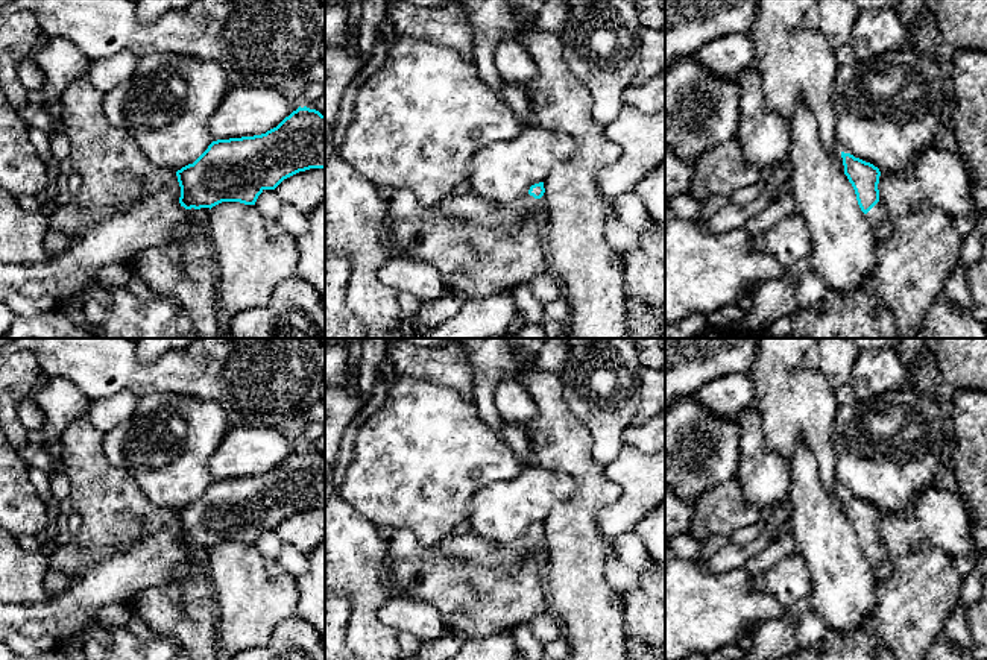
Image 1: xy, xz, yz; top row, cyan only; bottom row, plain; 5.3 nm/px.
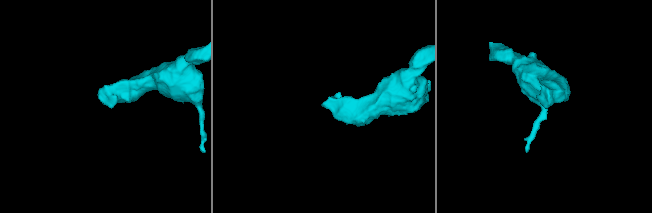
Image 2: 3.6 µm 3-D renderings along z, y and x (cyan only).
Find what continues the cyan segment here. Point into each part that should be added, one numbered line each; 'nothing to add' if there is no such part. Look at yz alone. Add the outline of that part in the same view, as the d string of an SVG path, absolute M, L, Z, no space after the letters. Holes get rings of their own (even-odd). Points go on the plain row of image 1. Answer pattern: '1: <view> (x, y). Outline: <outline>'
1: yz (878, 556). Outline: M881 540L866 554L866 557L875 570L876 581L885 580L891 574L893 564L888 551Z

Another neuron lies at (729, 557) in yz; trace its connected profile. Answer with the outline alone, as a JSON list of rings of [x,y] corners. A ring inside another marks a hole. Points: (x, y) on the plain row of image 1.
[[[788,499],[780,501],[776,504],[767,514],[765,514],[765,528],[762,533],[750,543],[746,545],[735,545],[729,542],[723,546],[718,552],[711,555],[702,561],[702,569],[709,574],[723,574],[738,567],[744,567],[744,564],[761,552],[773,539],[774,533],[780,525],[788,523],[791,516],[791,505]]]

